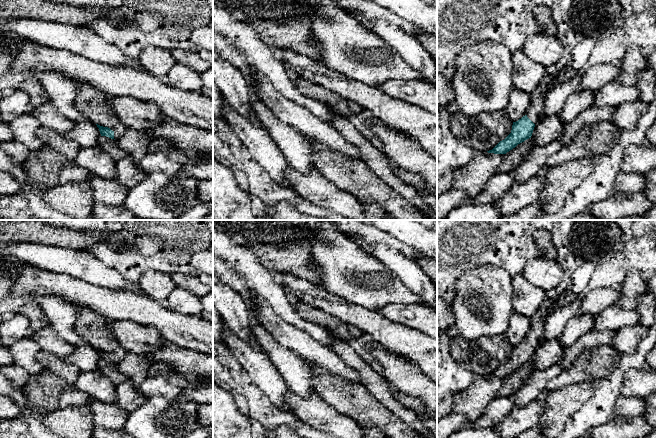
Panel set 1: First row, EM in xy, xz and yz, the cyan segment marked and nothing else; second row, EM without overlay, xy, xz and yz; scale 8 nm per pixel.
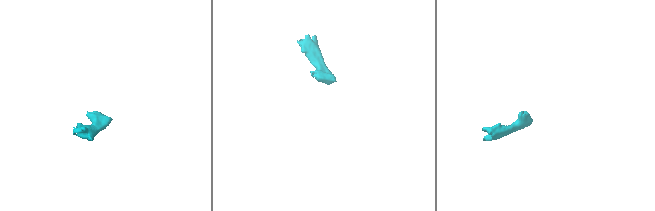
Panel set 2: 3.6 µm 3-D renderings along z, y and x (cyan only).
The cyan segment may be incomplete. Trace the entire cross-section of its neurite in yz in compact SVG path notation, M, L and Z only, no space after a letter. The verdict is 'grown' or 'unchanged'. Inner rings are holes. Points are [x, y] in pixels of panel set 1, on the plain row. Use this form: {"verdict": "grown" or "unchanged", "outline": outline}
{"verdict": "grown", "outline": "M550 296L530 317L531 328L527 338L518 345L513 346L511 357L492 374L487 375L488 377L506 378L518 368L531 362L535 349L545 340L546 317L552 305L554 305L554 297Z"}

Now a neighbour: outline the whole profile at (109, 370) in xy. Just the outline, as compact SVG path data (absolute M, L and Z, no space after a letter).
M100 360L98 371L100 371L105 378L112 381L116 386L127 380L127 377L118 371L116 364L106 360Z

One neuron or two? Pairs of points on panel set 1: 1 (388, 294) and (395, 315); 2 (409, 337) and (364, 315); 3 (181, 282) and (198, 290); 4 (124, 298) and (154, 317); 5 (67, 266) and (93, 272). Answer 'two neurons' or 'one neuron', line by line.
1: two neurons
2: one neuron
3: one neuron
4: one neuron
5: one neuron

